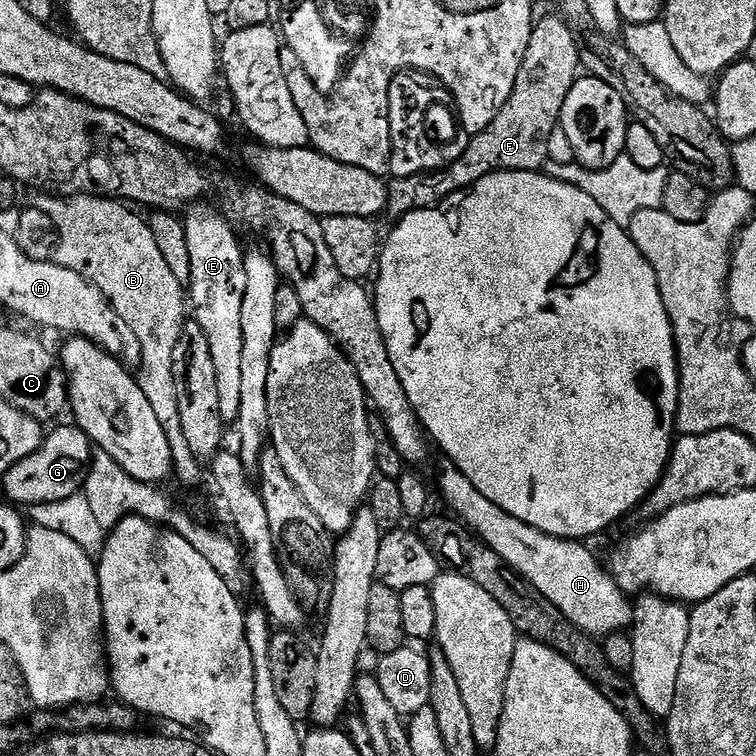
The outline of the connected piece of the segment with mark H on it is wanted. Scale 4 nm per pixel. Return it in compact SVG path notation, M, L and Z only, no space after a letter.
M444 462L440 468L440 492L453 508L451 511L490 550L494 550L494 554L498 554L511 571L532 585L538 595L558 606L558 610L562 610L578 630L593 638L603 638L624 634L631 629L633 601L616 585L609 569L596 561L587 543L563 540L542 530L534 530L534 526L526 526L526 522L518 522L514 514L506 514L502 506L494 506L490 498L478 494L478 486L474 486L474 482L470 482L470 478L450 462Z

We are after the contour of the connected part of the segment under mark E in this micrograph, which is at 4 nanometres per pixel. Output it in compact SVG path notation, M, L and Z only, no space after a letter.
M192 206L183 217L186 230L186 246L190 246L190 278L186 281L186 296L190 301L190 312L194 323L202 326L202 334L210 342L210 358L214 358L214 375L218 378L218 410L222 410L225 425L238 421L238 410L242 406L242 298L246 294L245 249L240 249L237 229L227 216L212 208Z

